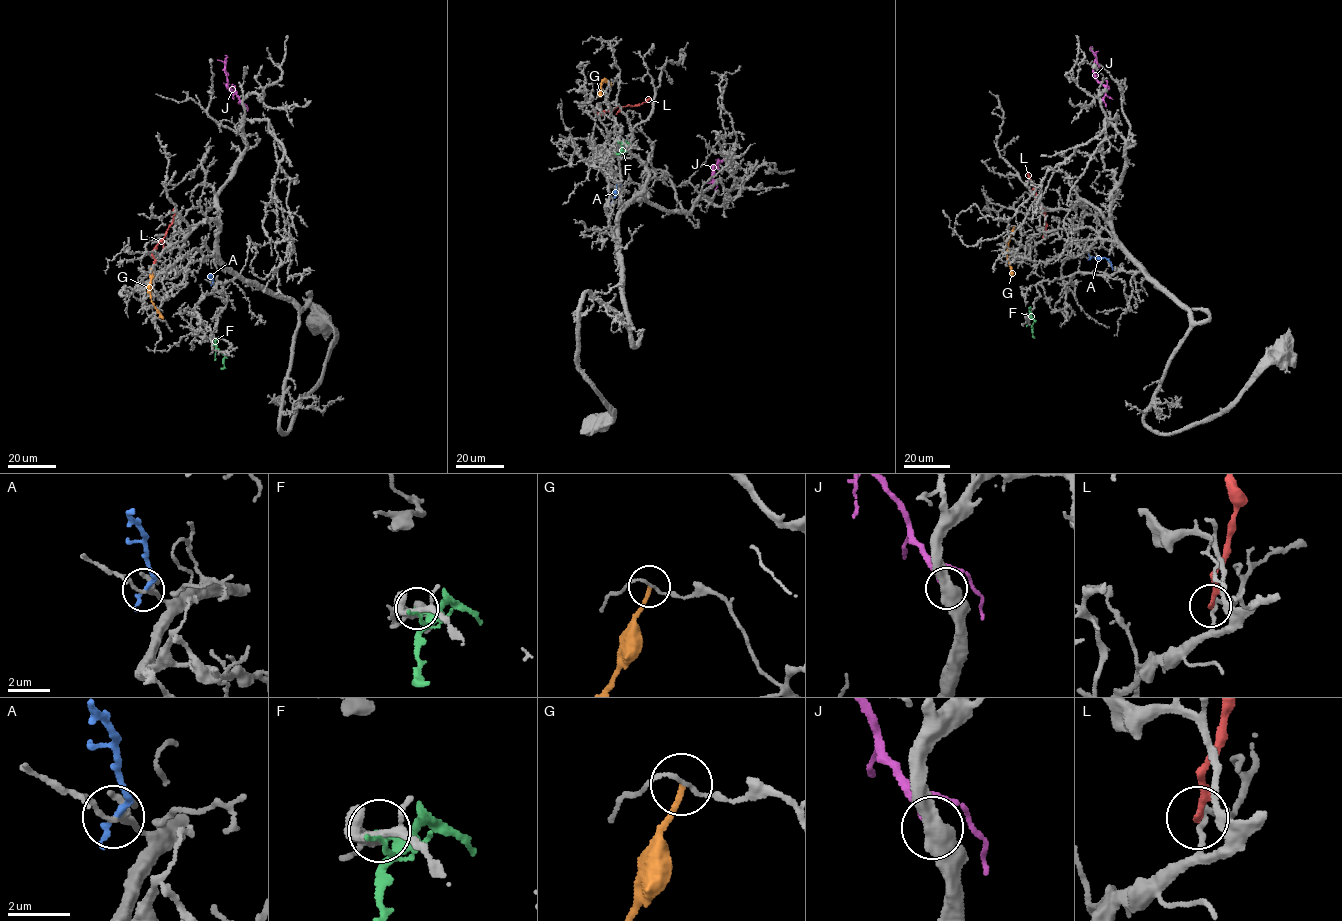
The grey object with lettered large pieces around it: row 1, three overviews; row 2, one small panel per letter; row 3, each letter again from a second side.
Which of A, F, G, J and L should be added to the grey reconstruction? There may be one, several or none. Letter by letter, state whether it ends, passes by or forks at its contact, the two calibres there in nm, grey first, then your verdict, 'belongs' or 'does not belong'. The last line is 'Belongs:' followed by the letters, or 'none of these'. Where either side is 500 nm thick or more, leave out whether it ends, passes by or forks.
A: it ends | 130/200 nm | does not belong
F: it ends | 190/200 nm | belongs
G: it ends | 100/180 nm | does not belong
J: it ends | 380/260 nm | belongs
L: it ends | 170/280 nm | does not belong
Belongs: F, J

